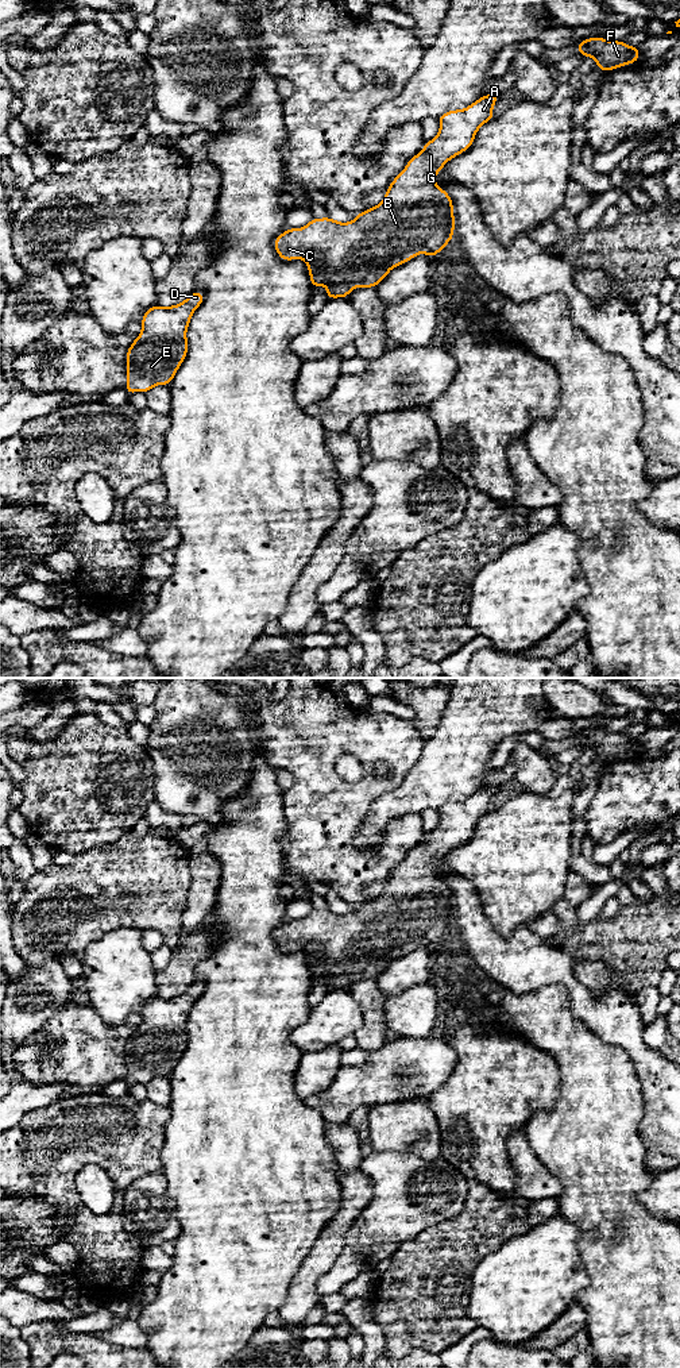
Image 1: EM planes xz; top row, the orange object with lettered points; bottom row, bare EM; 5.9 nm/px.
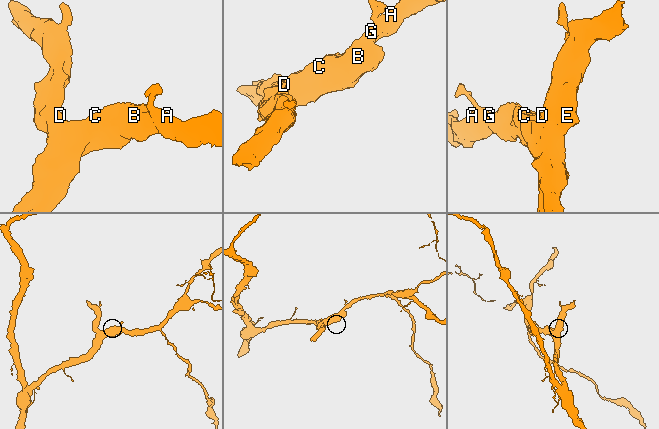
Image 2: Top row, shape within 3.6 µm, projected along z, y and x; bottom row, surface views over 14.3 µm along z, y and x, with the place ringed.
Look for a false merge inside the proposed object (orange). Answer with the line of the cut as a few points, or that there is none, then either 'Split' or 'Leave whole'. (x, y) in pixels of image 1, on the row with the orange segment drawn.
No split. Leave whole

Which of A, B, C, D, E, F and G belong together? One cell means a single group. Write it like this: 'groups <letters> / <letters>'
groups A B C D E F G

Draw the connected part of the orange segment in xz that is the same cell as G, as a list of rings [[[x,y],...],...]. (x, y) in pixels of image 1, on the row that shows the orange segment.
[[[483,95],[465,109],[453,109],[438,116],[438,134],[412,157],[405,169],[391,181],[378,205],[359,212],[348,223],[332,217],[312,219],[302,228],[287,228],[274,239],[274,248],[283,261],[304,259],[312,289],[327,288],[328,298],[347,298],[353,288],[374,288],[389,271],[418,254],[436,257],[452,239],[455,231],[451,196],[436,185],[436,173],[459,154],[467,151],[479,128],[494,119],[492,107],[499,95]]]

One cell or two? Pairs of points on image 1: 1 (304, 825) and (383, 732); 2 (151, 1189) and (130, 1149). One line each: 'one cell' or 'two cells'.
1: one cell
2: two cells

